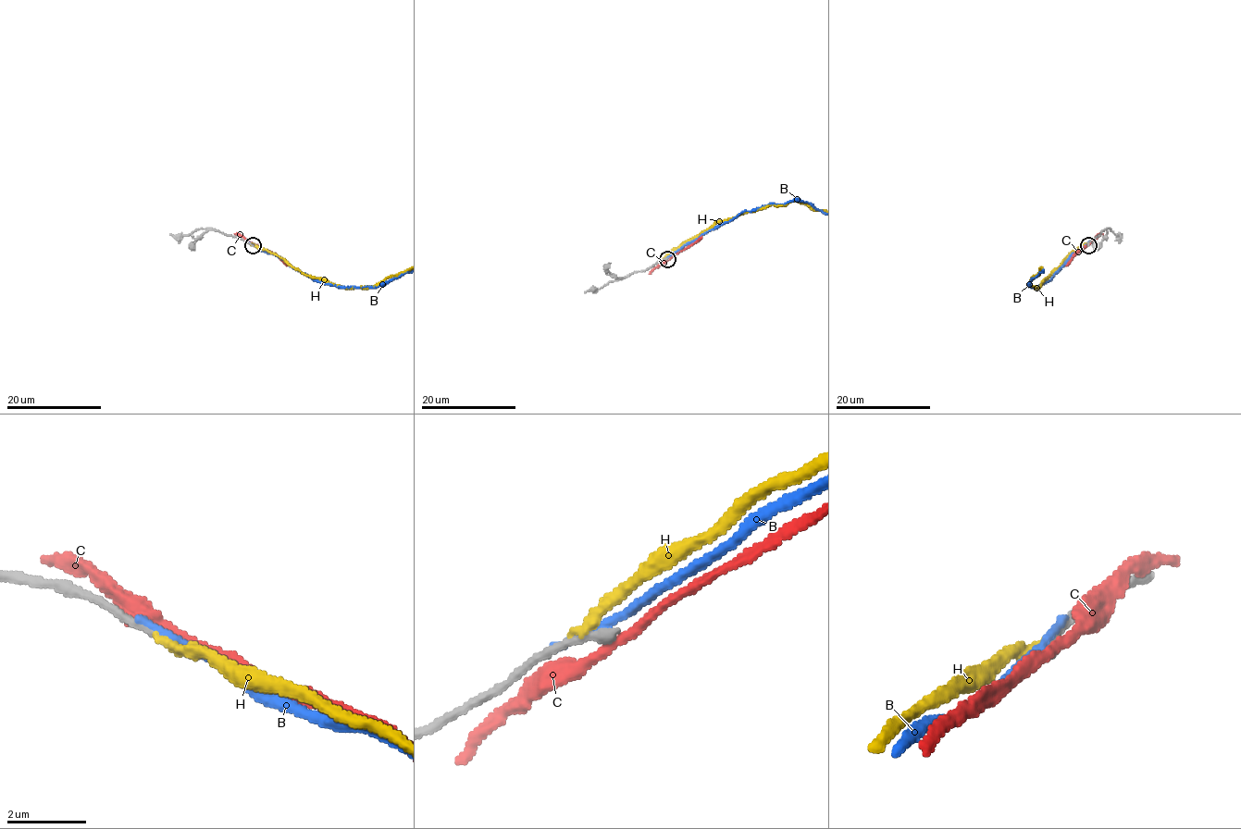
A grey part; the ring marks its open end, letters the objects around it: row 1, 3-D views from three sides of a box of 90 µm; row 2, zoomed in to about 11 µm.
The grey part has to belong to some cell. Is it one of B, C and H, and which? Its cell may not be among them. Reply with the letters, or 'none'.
none

